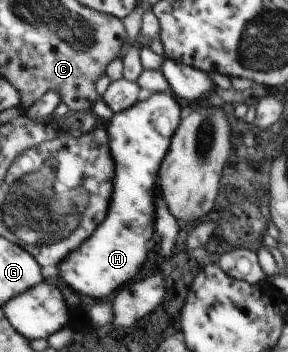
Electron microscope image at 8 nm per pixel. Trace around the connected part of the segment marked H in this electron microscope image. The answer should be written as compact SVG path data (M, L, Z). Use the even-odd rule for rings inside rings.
M164 92L151 93L145 100L115 113L104 126L108 132L112 157L115 158L112 201L108 219L99 225L83 244L68 253L58 265L59 276L75 293L94 299L106 299L130 283L146 261L148 243L154 237L154 199L161 193L156 187L158 171L170 151L182 111L178 99Z

